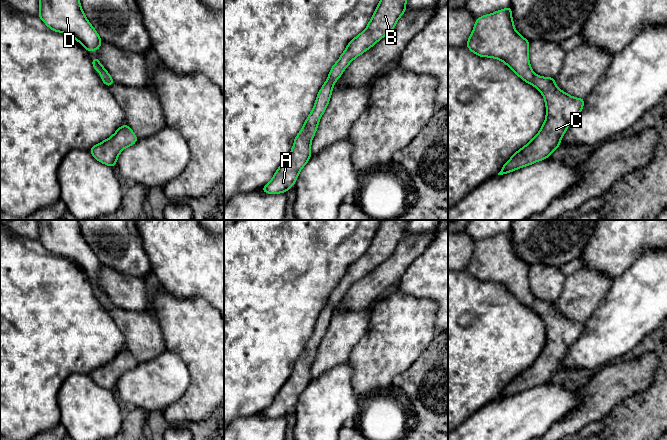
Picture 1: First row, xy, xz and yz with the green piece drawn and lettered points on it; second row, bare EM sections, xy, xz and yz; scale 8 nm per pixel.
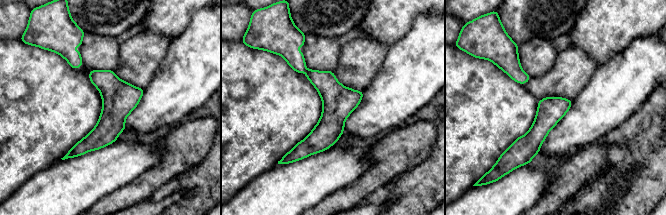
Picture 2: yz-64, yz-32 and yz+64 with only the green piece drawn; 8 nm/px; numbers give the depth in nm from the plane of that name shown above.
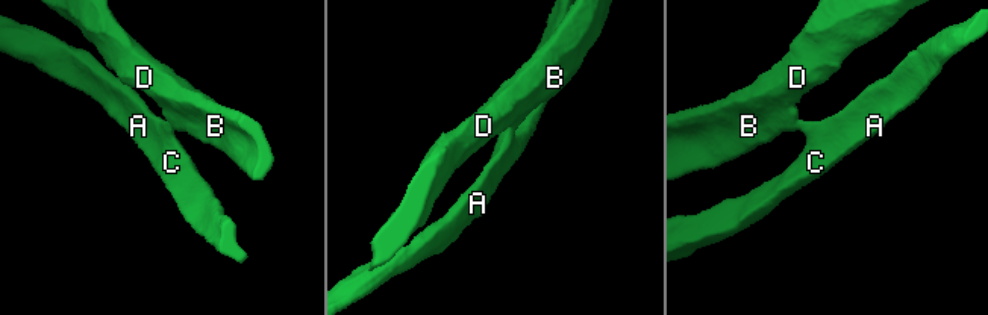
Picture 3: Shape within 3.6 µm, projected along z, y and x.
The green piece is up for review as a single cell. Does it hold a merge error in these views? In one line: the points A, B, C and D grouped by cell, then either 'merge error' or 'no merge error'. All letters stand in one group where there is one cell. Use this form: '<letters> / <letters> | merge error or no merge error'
A C / B D | merge error

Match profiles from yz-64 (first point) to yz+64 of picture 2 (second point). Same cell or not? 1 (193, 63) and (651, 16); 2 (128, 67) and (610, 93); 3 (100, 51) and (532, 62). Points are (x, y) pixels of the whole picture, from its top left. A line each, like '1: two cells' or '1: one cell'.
1: two cells
2: two cells
3: one cell

